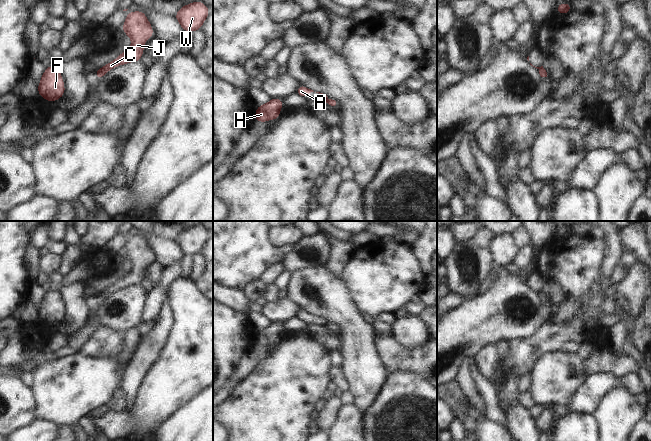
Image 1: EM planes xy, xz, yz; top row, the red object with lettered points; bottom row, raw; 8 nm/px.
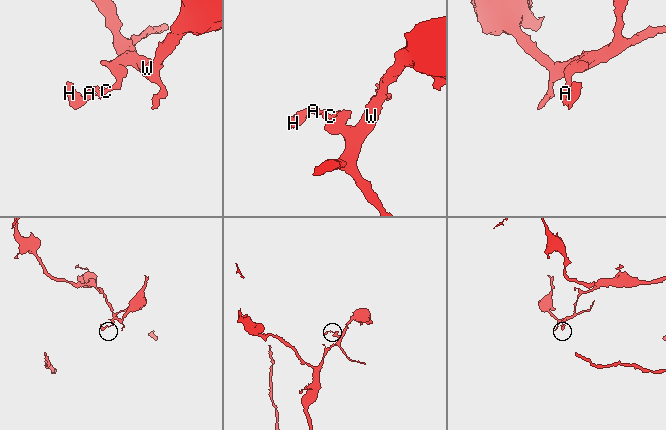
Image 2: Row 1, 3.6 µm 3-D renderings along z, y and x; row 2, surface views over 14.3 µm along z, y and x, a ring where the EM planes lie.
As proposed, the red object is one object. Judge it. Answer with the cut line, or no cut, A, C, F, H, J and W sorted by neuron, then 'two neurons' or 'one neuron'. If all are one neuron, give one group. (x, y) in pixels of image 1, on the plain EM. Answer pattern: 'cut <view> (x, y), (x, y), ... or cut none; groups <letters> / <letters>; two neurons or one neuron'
cut xy (102, 292), (96, 296); groups A F H / C J W; two neurons

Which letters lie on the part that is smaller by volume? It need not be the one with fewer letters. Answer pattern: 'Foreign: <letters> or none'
Foreign: A, F, H

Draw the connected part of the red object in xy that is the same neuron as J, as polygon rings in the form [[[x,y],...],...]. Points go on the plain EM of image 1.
[[[142,235],[128,237],[122,253],[123,257],[131,262],[131,271],[126,276],[121,277],[115,284],[107,287],[97,295],[97,304],[100,304],[109,294],[117,290],[130,286],[139,286],[143,279],[145,264],[153,261],[152,250]]]

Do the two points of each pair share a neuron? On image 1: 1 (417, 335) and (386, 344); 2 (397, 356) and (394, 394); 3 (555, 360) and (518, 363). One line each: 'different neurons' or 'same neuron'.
1: different neurons
2: different neurons
3: different neurons

